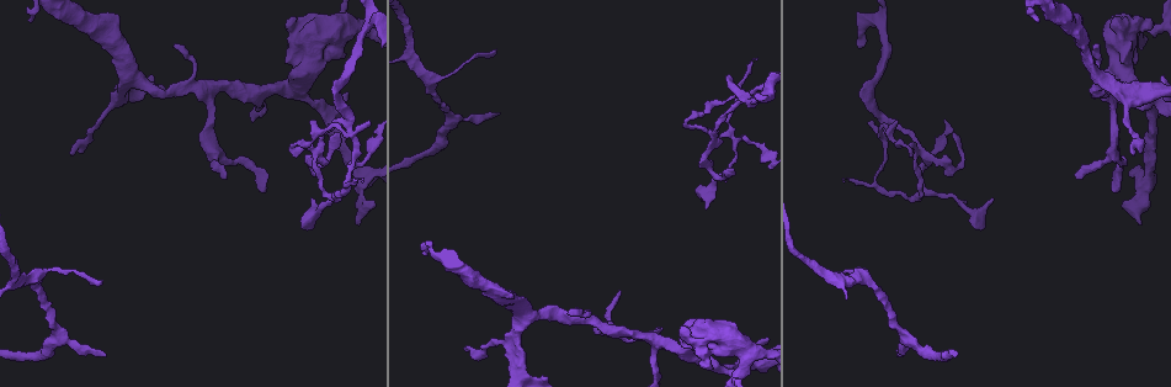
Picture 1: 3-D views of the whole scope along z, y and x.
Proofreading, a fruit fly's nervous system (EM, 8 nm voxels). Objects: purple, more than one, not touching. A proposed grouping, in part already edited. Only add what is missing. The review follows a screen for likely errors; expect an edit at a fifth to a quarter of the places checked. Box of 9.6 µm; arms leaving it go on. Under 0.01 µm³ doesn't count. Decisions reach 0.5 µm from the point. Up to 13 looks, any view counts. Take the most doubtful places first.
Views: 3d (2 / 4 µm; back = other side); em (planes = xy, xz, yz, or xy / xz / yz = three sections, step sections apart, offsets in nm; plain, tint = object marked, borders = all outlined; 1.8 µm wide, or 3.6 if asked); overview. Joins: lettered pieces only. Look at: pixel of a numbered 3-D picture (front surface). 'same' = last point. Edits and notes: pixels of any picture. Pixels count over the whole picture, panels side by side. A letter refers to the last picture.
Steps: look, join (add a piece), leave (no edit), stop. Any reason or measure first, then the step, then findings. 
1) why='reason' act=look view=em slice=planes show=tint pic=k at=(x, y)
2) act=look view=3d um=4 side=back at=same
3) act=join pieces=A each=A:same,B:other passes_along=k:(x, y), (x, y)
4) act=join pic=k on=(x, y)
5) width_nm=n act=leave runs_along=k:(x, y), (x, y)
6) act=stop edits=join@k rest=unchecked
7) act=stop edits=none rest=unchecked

why='branch stops here' act=look view=em slice=planes show=borders pic=1 at=(499, 114)

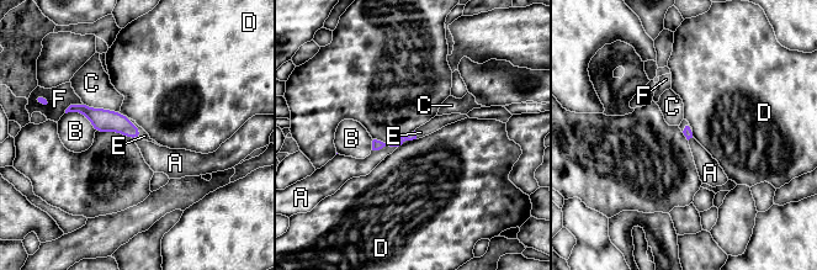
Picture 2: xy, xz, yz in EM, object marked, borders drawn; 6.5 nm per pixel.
act=join pieces=E each=A:other,B:other,C:other,D:other,E:same,F:other passes_along=2:(102, 120), (137, 127), (144, 136) found='the neuron continues'

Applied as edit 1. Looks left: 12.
act=look view=em slice=planes show=tint pic=1 at=(709, 134)

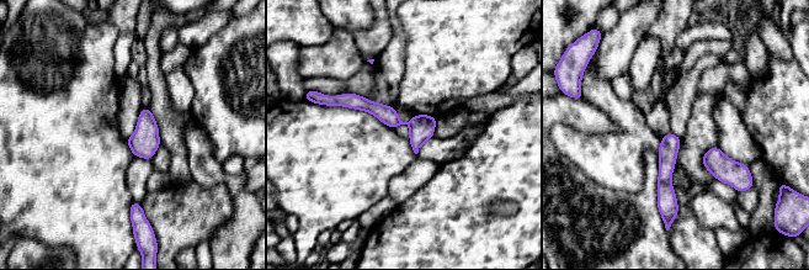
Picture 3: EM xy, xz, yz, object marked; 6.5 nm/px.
why='see the neighbours' act=look view=em slice=planes show=borders at=same

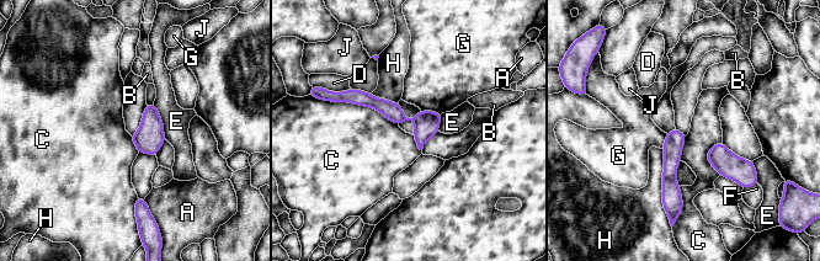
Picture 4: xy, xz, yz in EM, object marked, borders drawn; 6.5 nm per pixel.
width_nm=130 longest_contact=C:500nm act=leave each=A:other,B:other,C:other,D:other,E:other,F:other,G:other,H:other,J:other found='no lettered piece goes on from it'

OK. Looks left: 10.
why='tapers out' act=look view=3d um=4 pic=1 at=(101, 282)

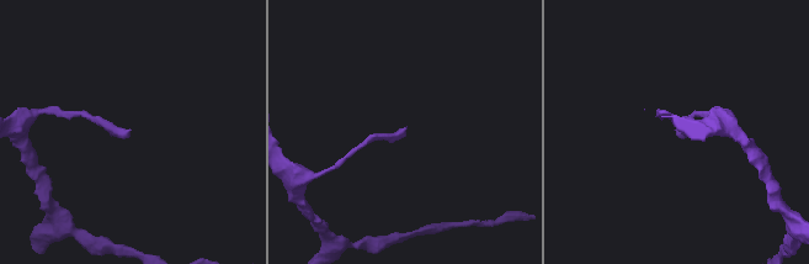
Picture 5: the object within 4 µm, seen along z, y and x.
act=look view=em slice=planes show=borders pic=5 at=(405, 129)

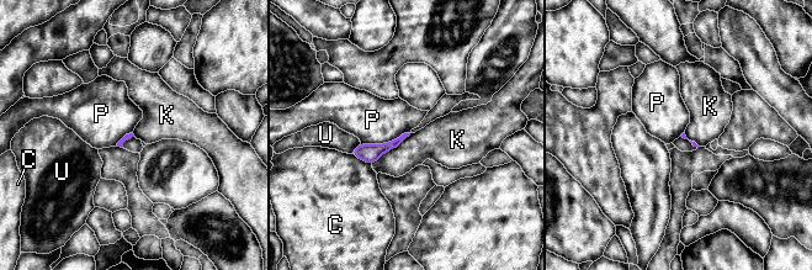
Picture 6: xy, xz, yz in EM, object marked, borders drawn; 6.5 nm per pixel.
act=leave each=C:other,K:other,P:other,U:other border=6:(409, 132), (383, 143), (361, 144) found='none of them fits'

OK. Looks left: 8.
why='stops while still wide' act=look view=3d um=2 pic=1 at=(710, 369)

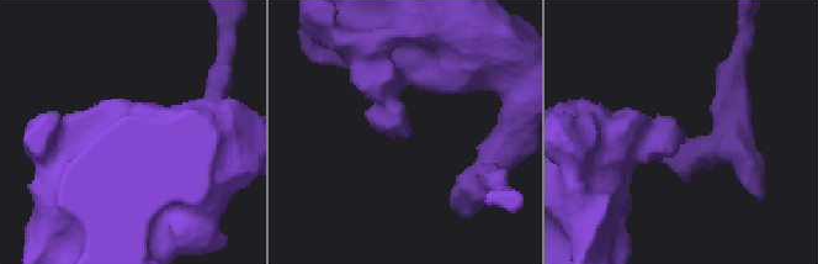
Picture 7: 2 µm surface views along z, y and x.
why='now the EM' act=look view=em slice=yz step=4 show=borders pic=7 at=(683, 130)

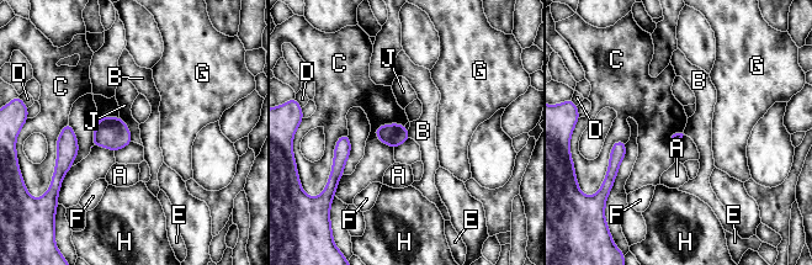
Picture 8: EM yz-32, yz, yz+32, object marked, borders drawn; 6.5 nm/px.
act=leave each=A:other,B:other,C:other,D:other,E:other,F:other,G:other,H:other,J:other found='none of them fits'

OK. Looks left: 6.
act=look view=overview

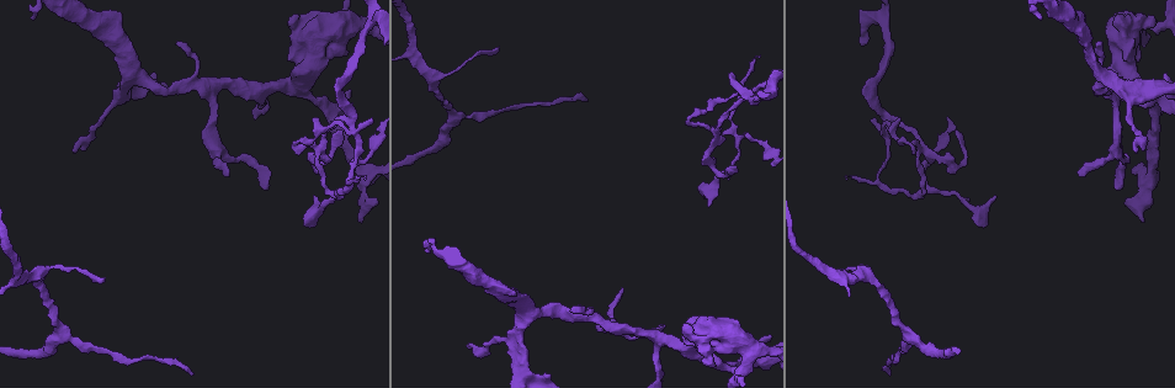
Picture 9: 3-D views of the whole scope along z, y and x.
why='sudden change in width' act=look view=3d um=4 pic=9 at=(432, 79)

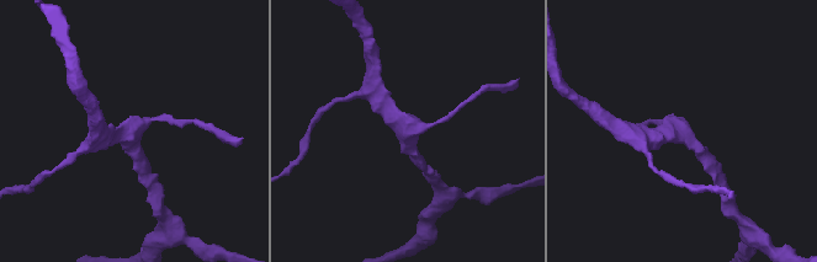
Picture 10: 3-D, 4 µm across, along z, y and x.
why='now the EM' act=look view=em um=3.6 slice=planes show=tint pic=10 at=(130, 132)

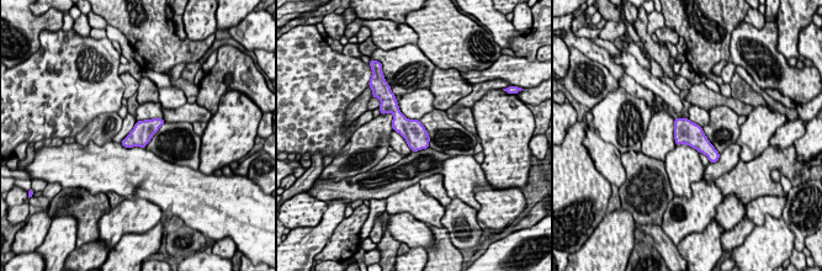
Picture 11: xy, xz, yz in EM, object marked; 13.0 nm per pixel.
why='see the neighbours' act=look view=em um=3.6 slice=planes show=borders at=same

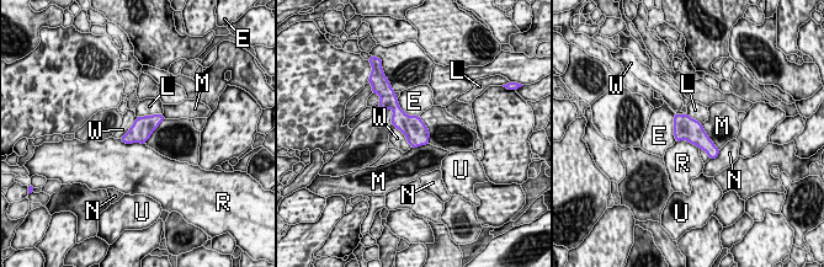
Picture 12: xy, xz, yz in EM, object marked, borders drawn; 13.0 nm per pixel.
width_nm=280 act=leave each=E:other,L:other,M:other,N:other,R:other,U:other,W:other border=12:(393, 126), (402, 132), (412, 147) found='none of them fits'

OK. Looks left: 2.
act=stop edits=join@2 rest=unchecked

